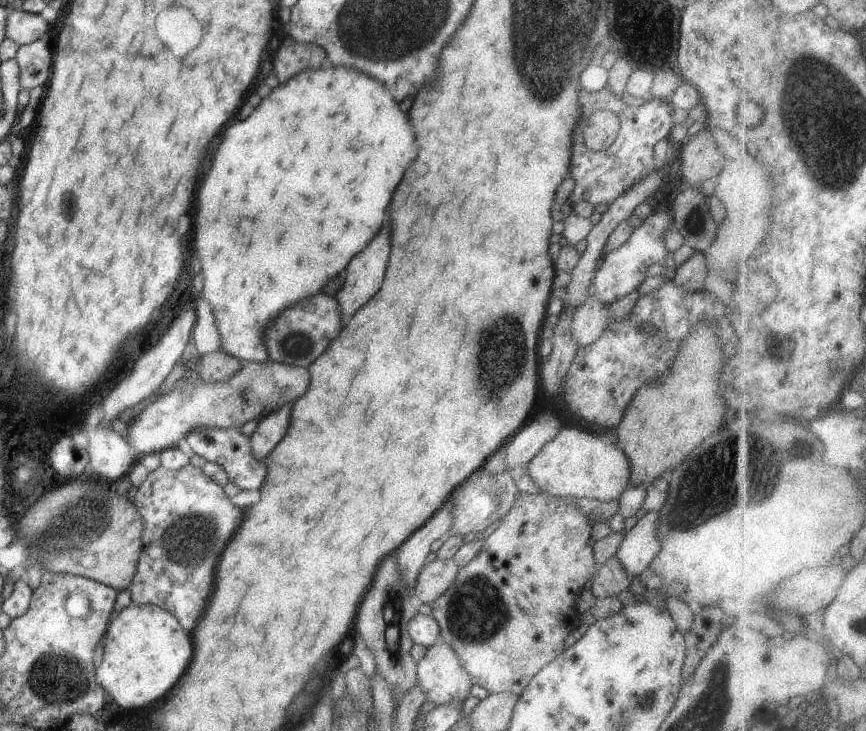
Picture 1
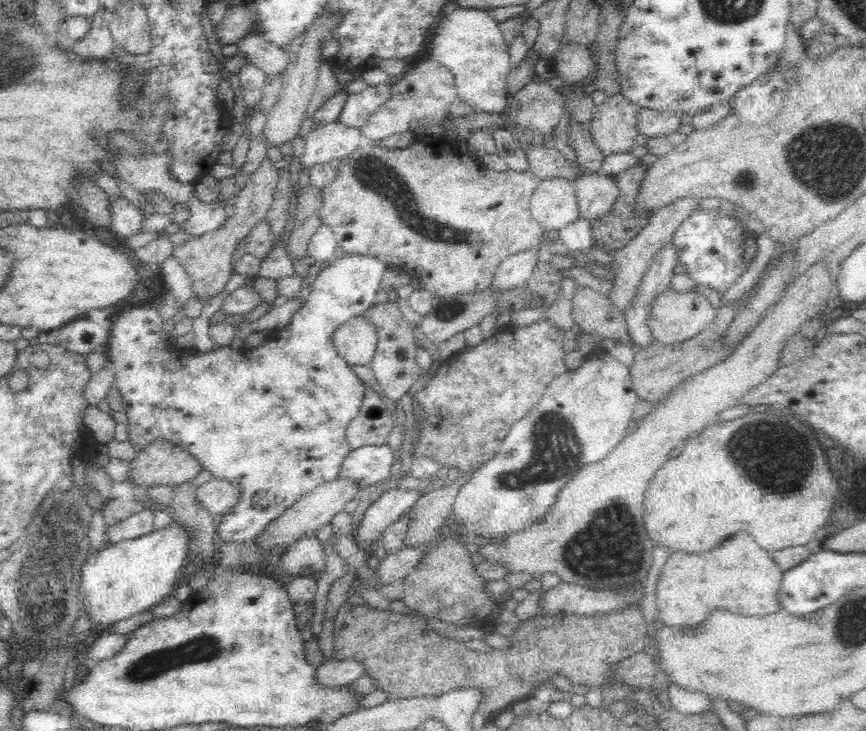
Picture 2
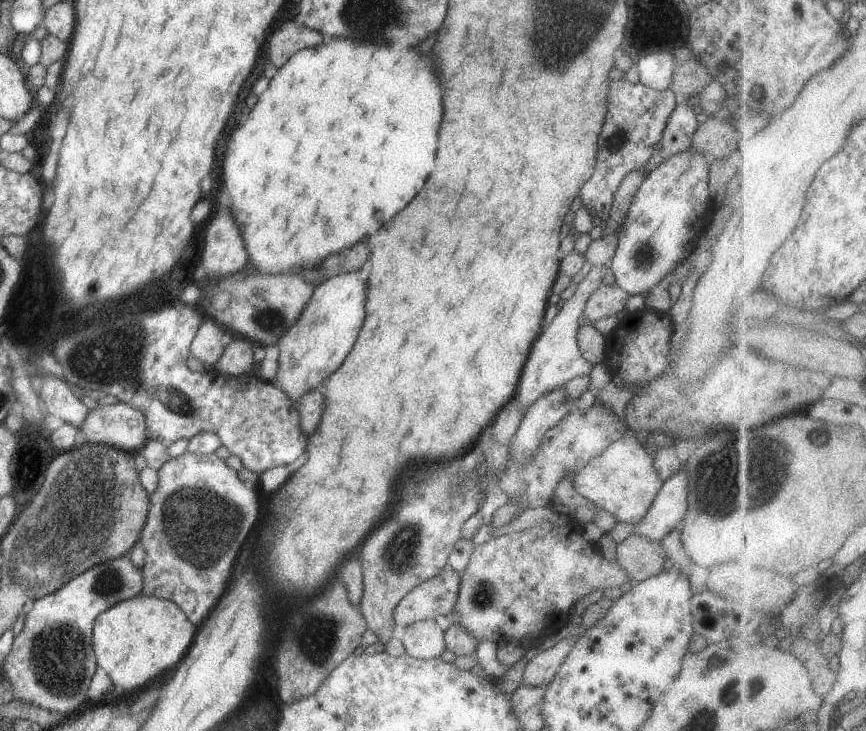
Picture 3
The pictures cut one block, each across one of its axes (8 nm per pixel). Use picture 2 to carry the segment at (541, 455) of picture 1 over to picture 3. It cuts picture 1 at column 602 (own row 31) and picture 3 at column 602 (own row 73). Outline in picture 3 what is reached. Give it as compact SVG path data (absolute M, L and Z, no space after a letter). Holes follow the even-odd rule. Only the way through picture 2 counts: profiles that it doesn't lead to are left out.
M631 433L592 458L572 476L572 480L576 493L588 499L594 507L606 510L619 523L632 526L641 522L663 486L663 481L654 471L653 456L646 450L646 439Z

